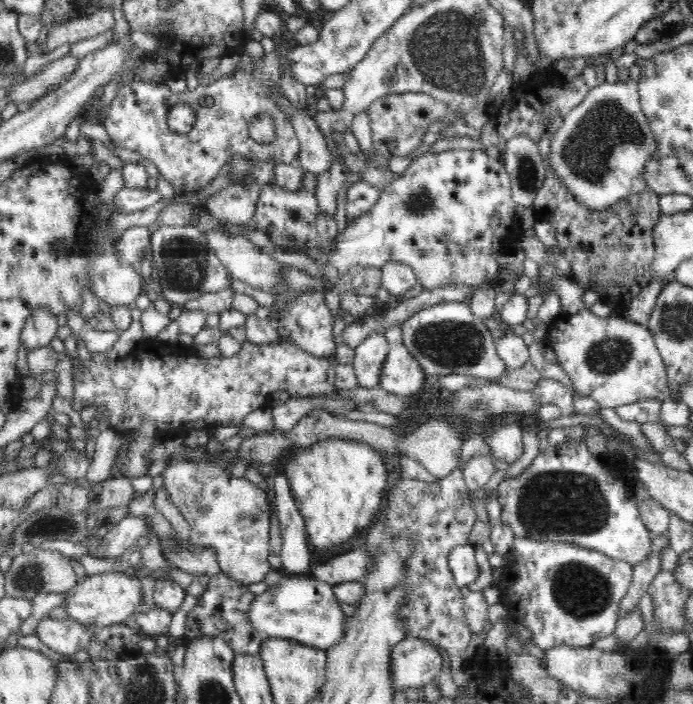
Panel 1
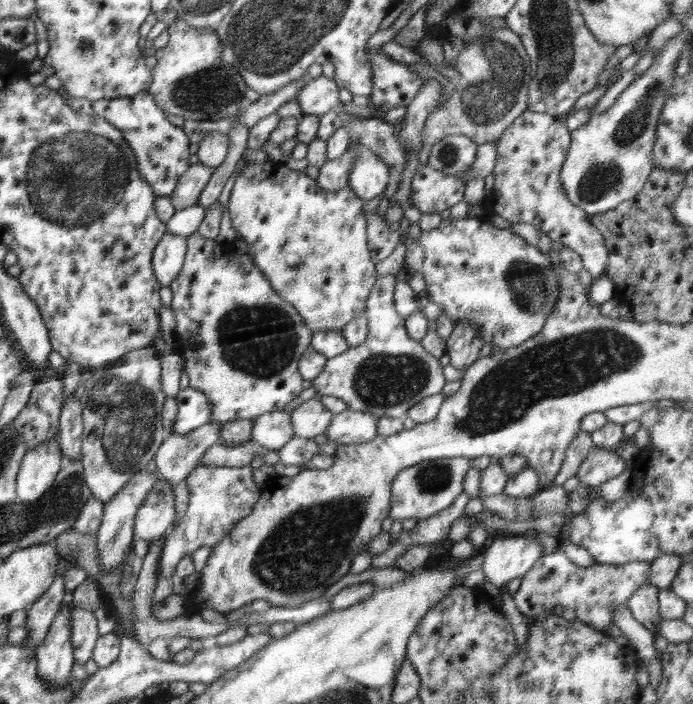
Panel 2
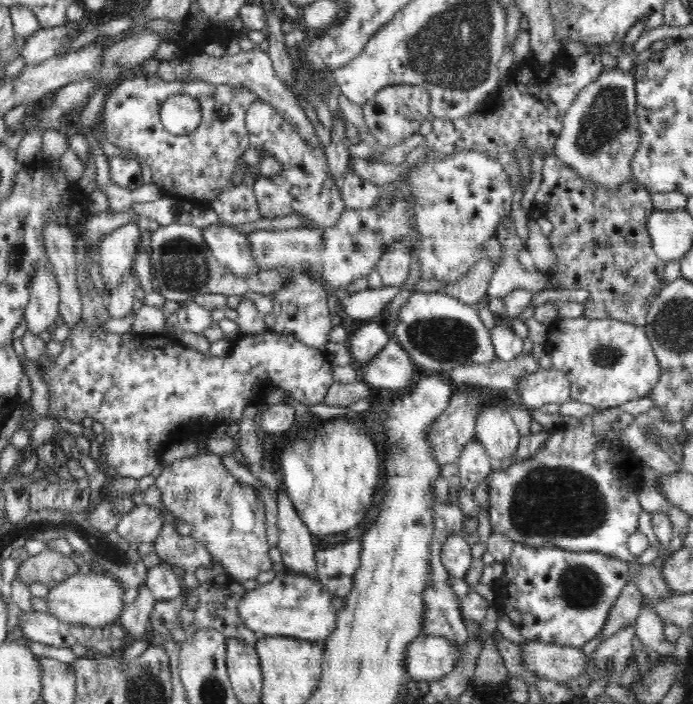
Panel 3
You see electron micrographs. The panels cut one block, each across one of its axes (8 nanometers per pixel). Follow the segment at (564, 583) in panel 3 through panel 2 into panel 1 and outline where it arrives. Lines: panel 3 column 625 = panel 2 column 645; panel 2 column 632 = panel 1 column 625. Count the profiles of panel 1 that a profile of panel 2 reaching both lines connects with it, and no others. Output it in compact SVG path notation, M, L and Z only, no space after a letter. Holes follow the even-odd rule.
M516 537L512 544L511 551L508 554L507 562L504 565L503 576L499 579L499 603L506 608L508 611L507 618L510 620L520 620L520 624L523 624L532 633L534 644L543 651L552 650L556 647L592 647L594 642L604 636L608 636L615 631L618 615L619 615L619 604L623 599L623 596L627 594L630 583L633 577L633 565L624 560L618 560L610 558L600 551L593 551L590 548L582 548L575 544L568 544L566 542L556 541L536 541L524 537Z

